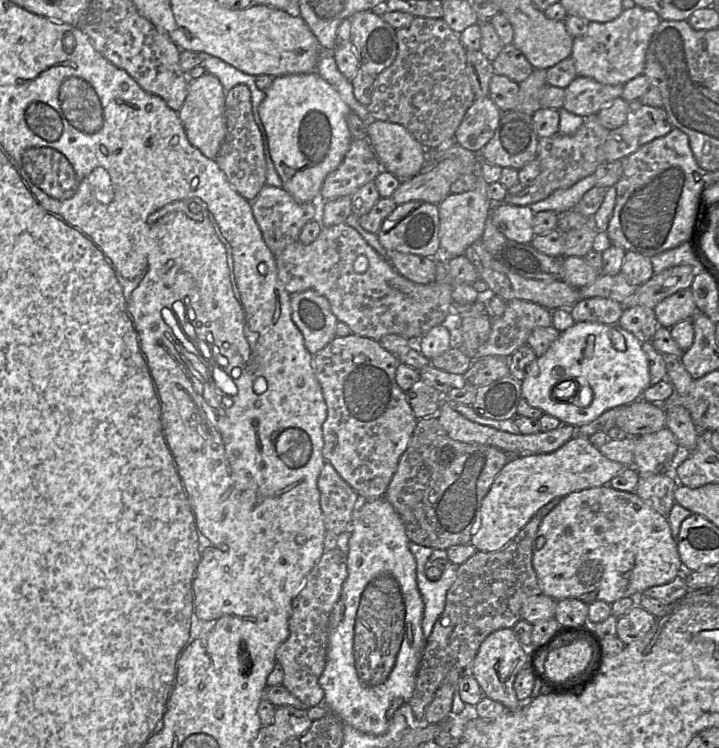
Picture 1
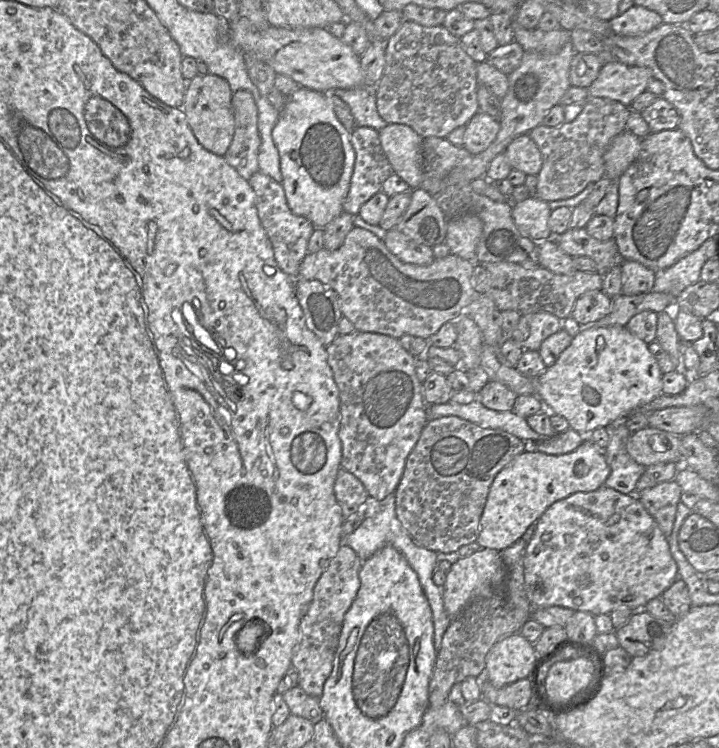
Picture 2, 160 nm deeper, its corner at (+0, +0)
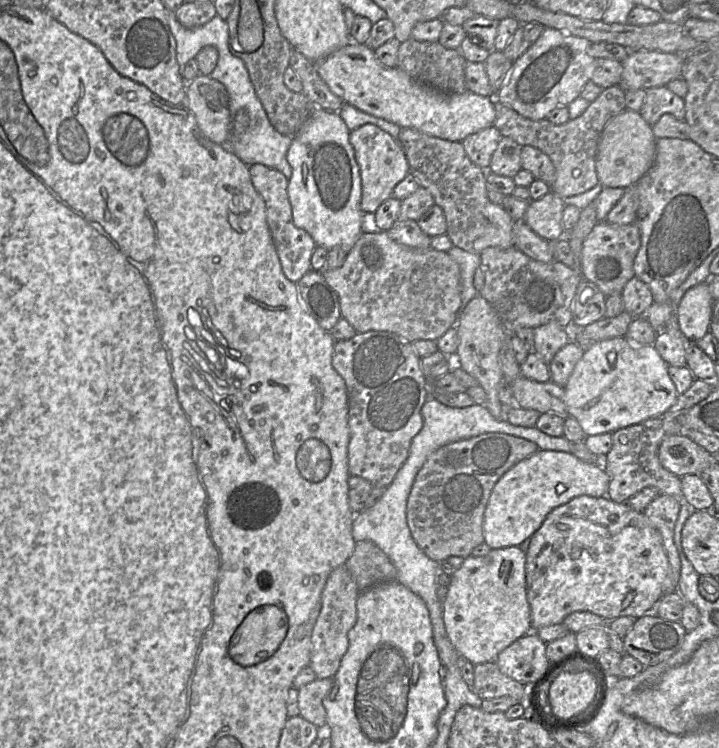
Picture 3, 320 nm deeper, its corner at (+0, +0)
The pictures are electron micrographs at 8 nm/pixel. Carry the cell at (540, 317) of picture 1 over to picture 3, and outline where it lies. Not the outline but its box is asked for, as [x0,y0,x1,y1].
[533,323,570,364]

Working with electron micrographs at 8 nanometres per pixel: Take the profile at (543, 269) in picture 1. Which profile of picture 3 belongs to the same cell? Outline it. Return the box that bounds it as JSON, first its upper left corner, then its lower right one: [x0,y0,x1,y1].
[397,128,514,254]

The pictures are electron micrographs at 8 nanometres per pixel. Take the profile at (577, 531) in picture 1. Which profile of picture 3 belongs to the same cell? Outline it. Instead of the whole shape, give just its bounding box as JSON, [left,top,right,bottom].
[526,496,669,630]

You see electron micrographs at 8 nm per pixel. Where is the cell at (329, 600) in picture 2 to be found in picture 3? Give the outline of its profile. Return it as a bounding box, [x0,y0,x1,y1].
[309,564,360,678]

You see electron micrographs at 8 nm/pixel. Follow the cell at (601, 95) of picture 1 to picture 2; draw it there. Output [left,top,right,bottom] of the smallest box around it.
[587,61,652,107]

